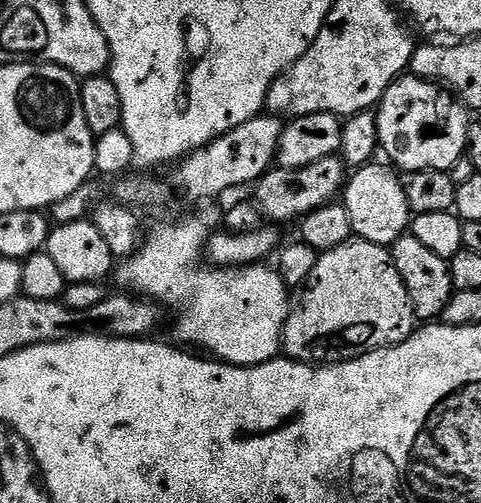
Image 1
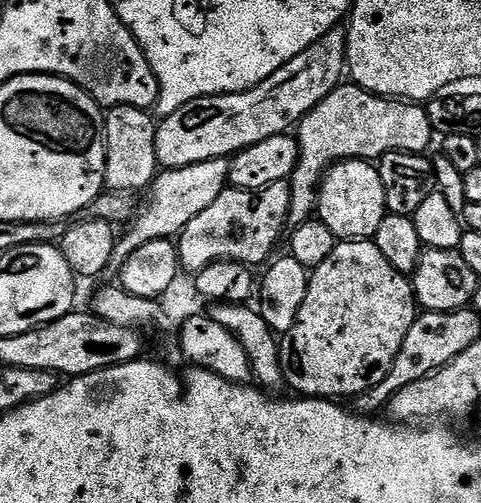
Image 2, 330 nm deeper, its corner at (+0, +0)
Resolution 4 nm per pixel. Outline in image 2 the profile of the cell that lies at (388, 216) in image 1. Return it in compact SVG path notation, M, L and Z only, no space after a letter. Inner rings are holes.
M342 160L333 164L324 173L320 182L320 203L318 205L318 218L336 235L337 241L346 240L372 240L378 226L382 226L386 215L386 194L382 190L380 169L375 163L367 160Z

